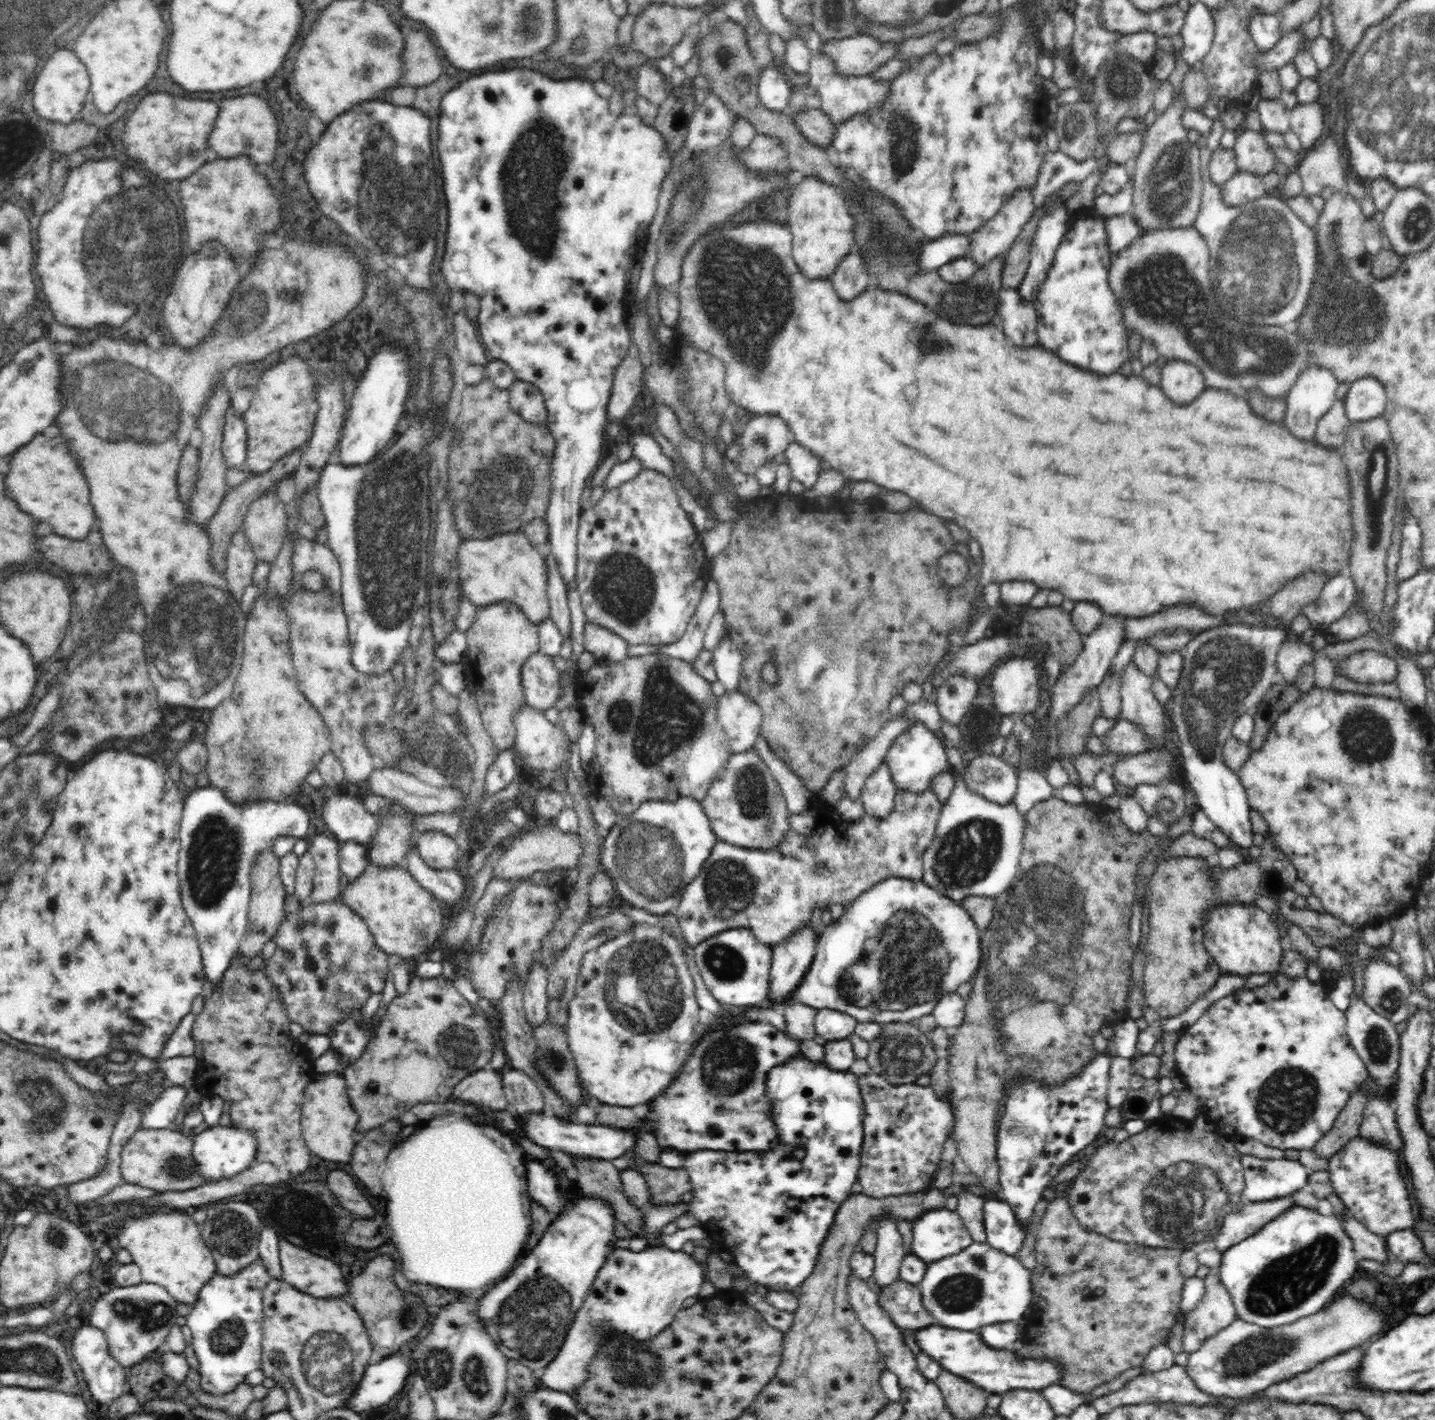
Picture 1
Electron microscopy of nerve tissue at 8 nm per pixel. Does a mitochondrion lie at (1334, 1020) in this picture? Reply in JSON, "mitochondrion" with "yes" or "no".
{"mitochondrion":"no"}

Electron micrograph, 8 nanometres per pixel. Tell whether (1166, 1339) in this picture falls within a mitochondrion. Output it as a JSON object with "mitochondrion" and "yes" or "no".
{"mitochondrion":"no"}

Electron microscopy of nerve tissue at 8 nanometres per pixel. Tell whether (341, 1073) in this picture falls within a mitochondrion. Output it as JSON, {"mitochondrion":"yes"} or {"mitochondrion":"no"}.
{"mitochondrion":"no"}

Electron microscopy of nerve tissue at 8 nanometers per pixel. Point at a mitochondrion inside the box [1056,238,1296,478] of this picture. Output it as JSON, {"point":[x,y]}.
{"point":[1233,282]}

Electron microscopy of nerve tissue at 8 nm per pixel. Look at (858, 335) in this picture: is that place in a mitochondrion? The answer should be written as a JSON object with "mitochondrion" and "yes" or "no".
{"mitochondrion":"no"}

